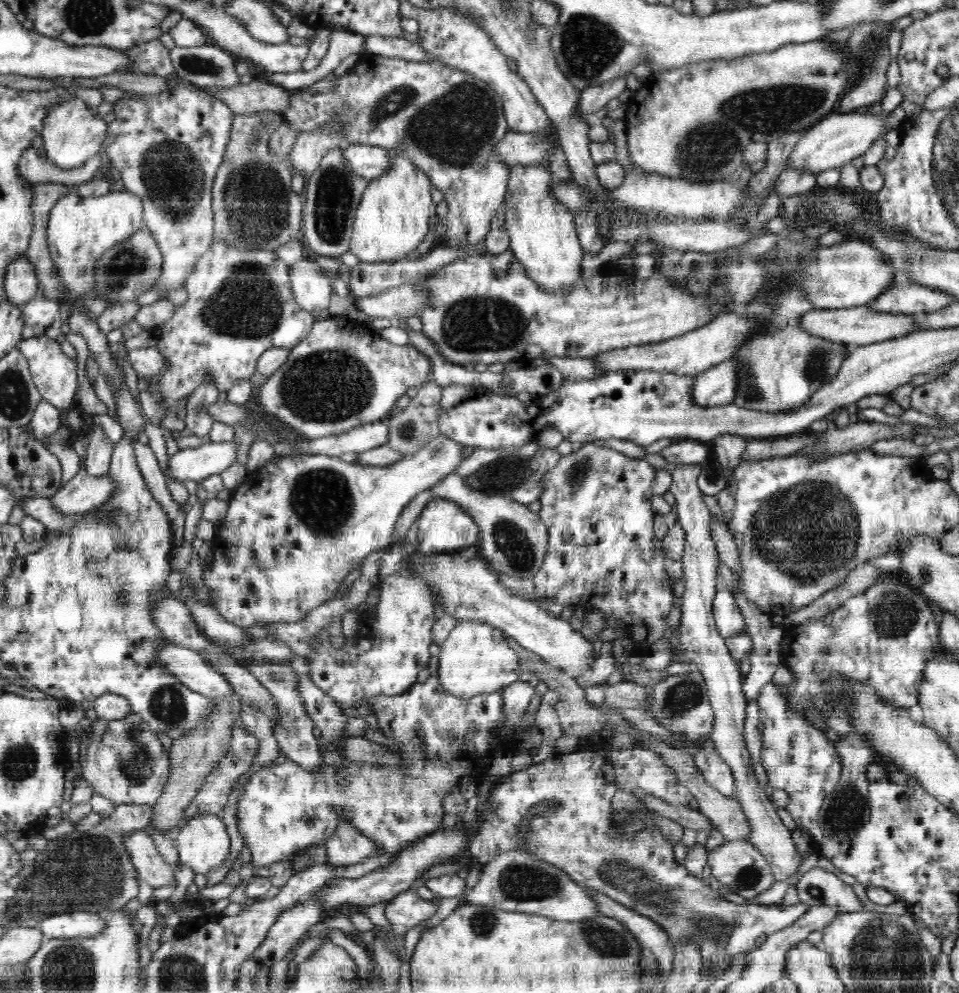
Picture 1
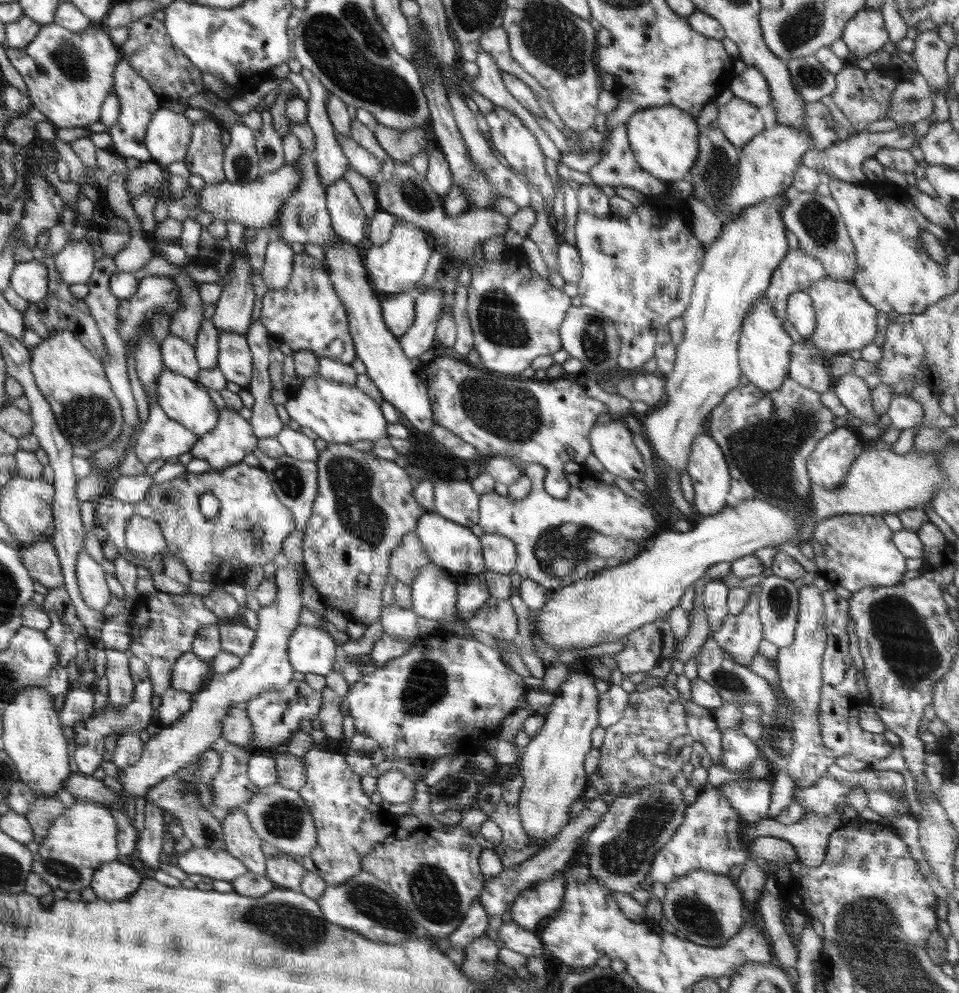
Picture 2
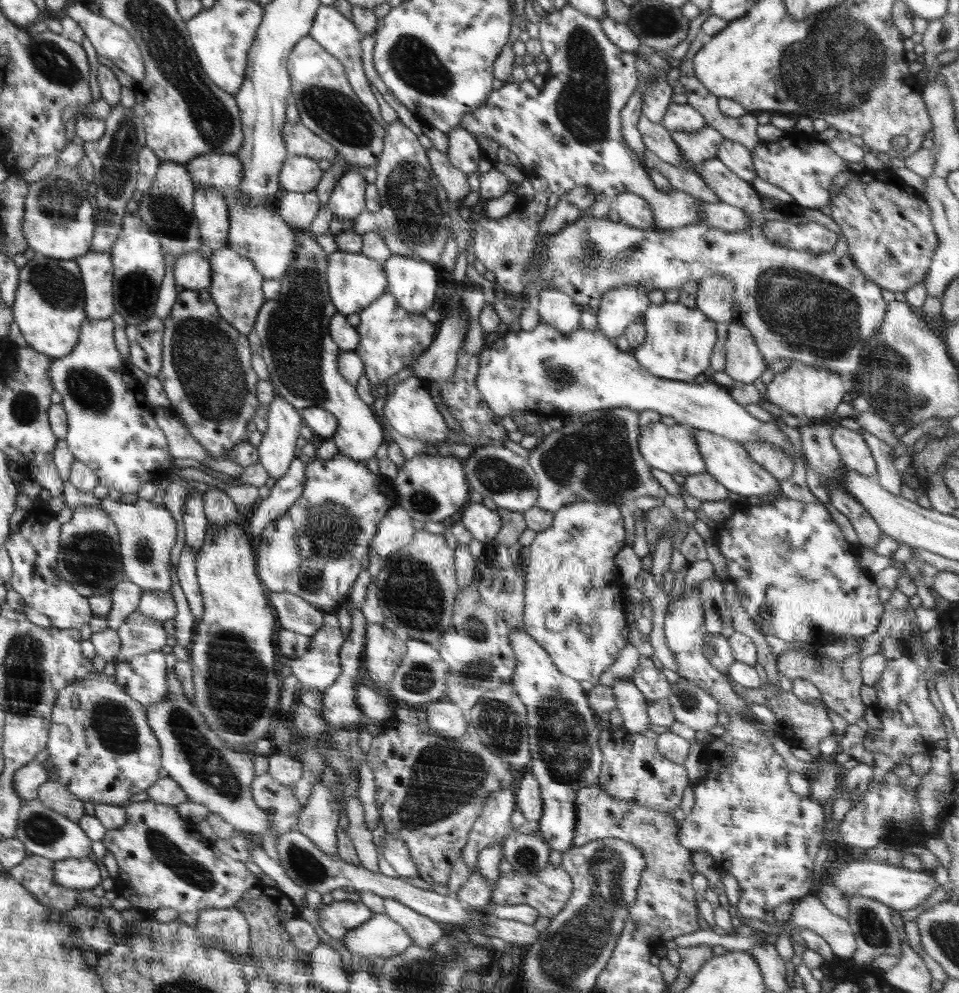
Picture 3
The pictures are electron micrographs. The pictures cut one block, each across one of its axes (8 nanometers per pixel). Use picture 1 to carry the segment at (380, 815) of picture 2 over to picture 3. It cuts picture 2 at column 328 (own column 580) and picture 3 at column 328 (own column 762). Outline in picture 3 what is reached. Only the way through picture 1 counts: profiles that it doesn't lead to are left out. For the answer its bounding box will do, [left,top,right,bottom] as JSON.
[316,901,375,940]

